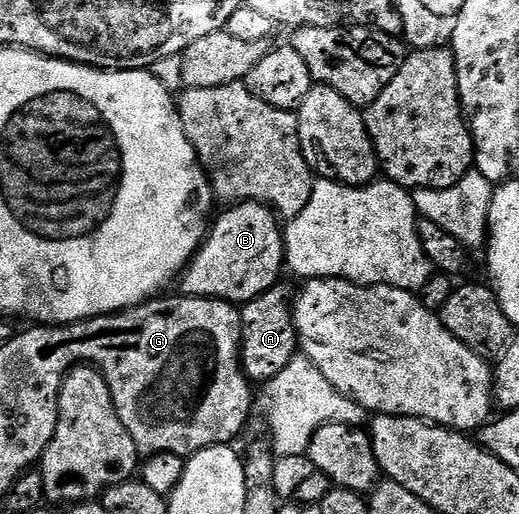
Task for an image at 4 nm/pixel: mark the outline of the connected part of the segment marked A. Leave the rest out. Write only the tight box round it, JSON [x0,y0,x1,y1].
[241,285,299,385]

